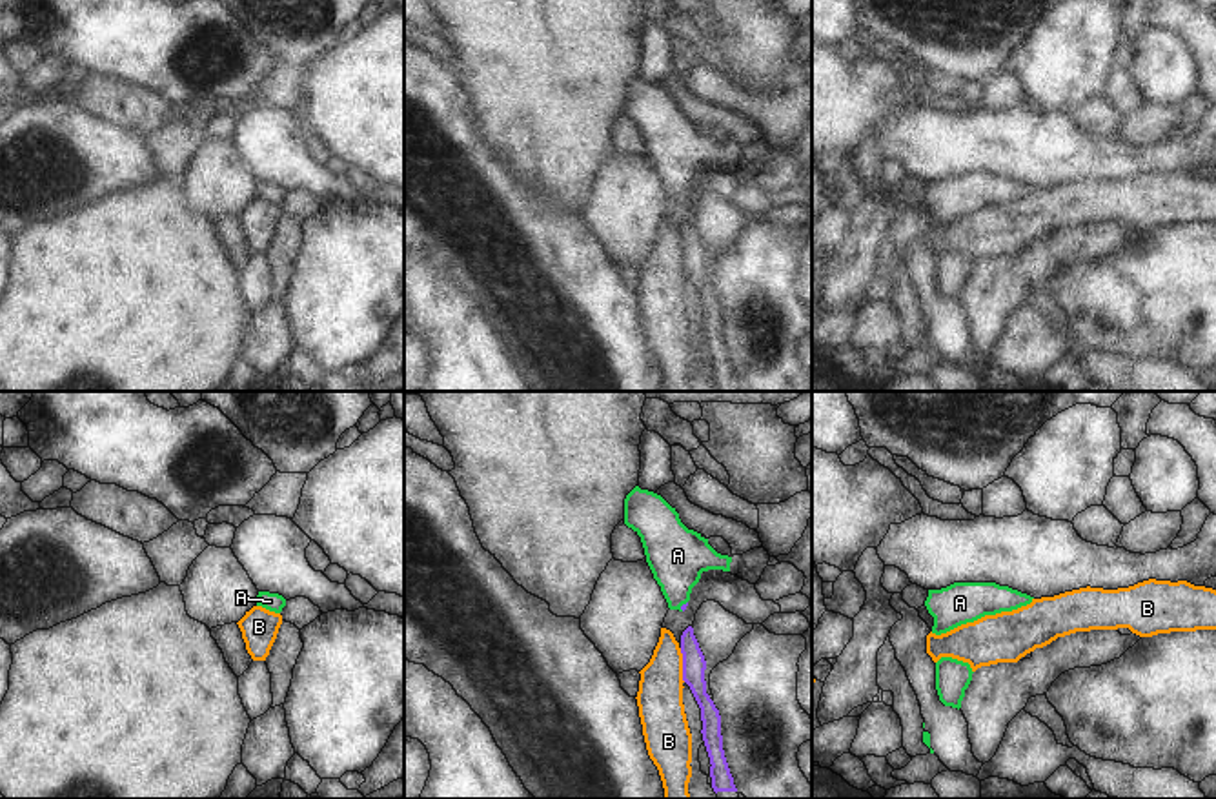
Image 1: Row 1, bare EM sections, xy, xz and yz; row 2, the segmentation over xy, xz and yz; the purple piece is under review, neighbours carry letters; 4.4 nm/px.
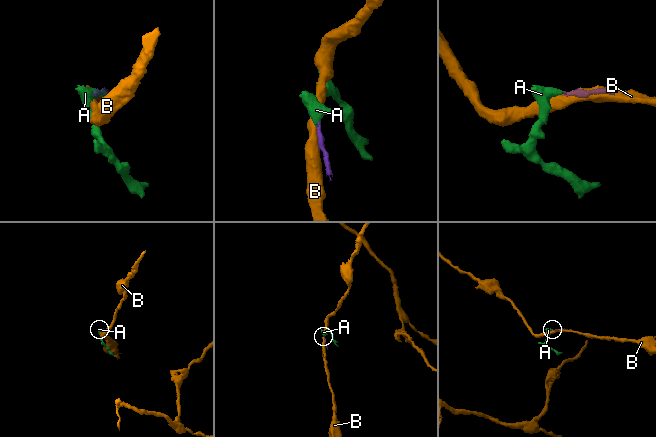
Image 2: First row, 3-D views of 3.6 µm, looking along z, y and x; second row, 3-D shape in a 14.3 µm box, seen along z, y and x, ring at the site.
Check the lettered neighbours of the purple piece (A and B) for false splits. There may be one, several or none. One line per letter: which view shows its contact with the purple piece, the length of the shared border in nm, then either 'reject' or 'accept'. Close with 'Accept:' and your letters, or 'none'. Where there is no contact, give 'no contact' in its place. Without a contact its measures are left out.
A: contact in xz; length 50 nm; accept
B: contact in xz; length 150 nm; reject
Accept: A

